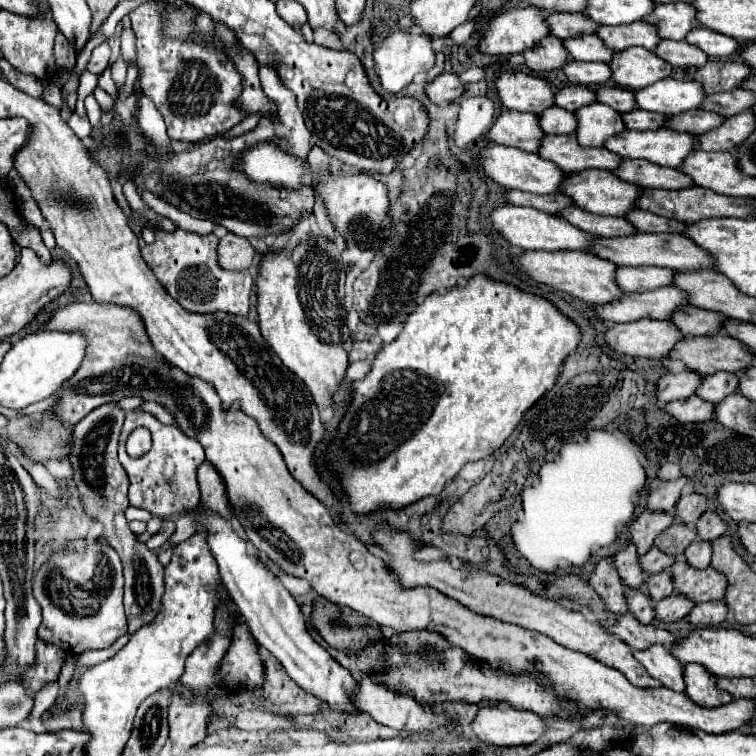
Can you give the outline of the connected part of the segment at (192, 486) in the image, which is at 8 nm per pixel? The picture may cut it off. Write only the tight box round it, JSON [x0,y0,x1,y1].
[118,409,204,517]

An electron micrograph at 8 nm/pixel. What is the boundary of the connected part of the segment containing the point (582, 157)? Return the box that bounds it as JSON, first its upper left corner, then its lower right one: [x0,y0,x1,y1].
[538,135,622,173]

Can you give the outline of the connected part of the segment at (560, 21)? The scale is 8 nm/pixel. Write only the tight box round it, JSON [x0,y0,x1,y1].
[548,13,600,39]

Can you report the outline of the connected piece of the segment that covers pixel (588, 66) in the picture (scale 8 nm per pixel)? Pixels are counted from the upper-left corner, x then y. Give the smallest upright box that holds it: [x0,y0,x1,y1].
[562,61,612,85]

